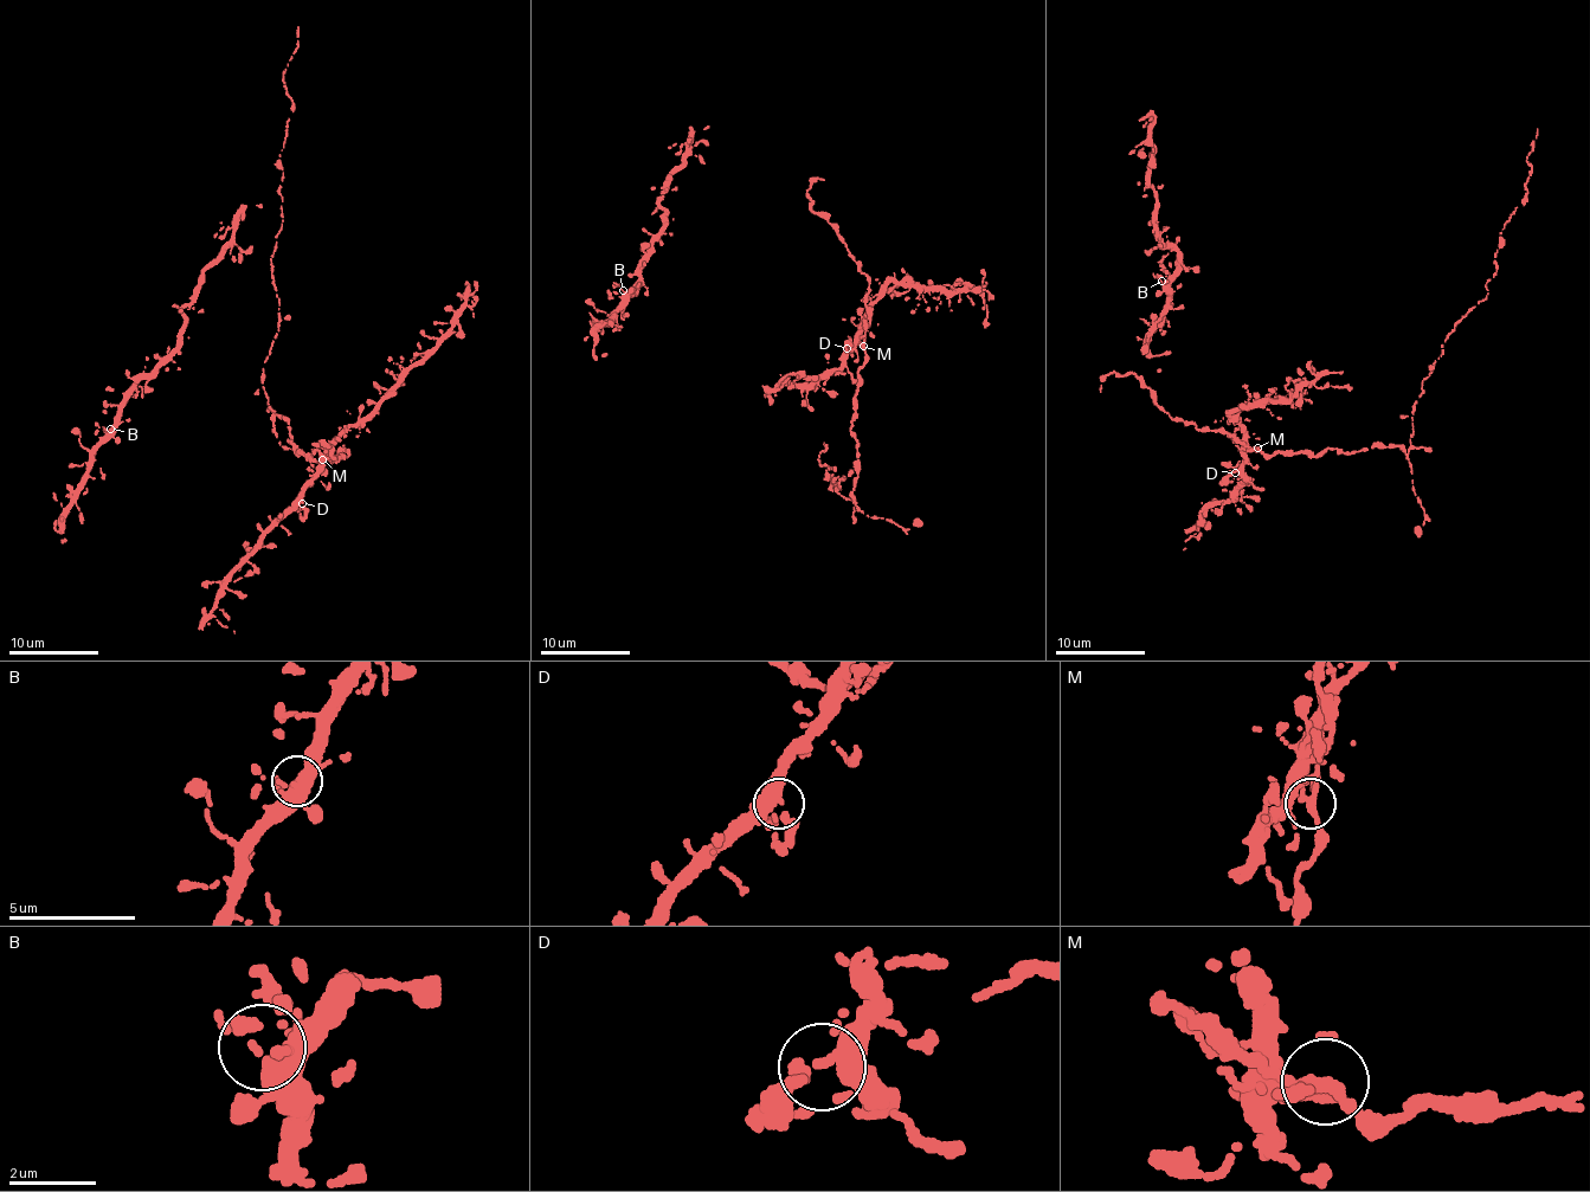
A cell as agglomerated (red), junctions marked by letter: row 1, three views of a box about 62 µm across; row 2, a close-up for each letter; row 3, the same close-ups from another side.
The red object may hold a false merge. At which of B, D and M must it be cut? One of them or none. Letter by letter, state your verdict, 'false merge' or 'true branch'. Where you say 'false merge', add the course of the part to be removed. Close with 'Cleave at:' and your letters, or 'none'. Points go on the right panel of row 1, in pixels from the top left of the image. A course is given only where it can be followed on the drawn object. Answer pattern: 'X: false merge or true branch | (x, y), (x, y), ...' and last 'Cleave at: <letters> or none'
B: true branch
D: true branch
M: false merge | (1257, 446), (1267, 455), (1314, 456), (1336, 448), (1345, 453), (1401, 448), (1426, 520), (1417, 536)
Cleave at: M

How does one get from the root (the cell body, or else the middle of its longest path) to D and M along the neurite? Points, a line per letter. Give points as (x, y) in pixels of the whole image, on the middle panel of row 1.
D: (862, 365), (866, 355), (860, 339), (850, 350), (847, 348)
M: (862, 365), (866, 354), (862, 346)

